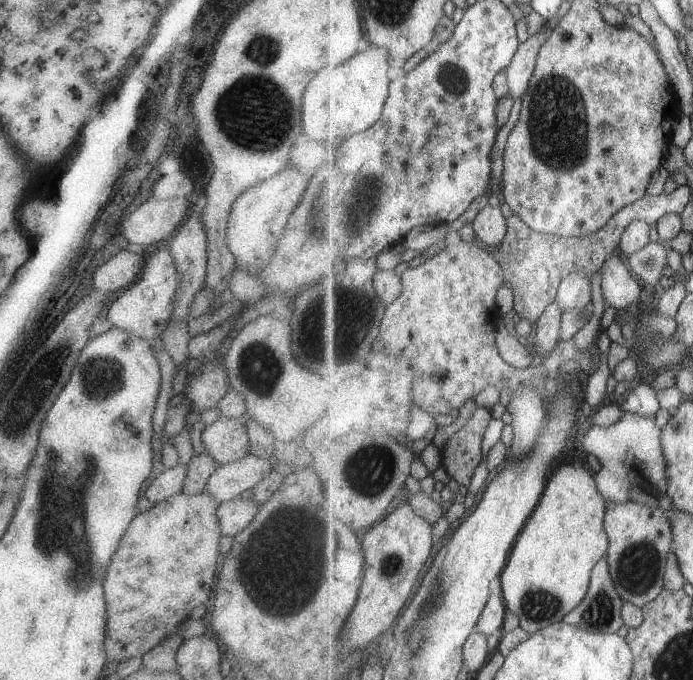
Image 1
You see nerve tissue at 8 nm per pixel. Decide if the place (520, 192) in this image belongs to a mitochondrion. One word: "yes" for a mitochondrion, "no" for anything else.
no

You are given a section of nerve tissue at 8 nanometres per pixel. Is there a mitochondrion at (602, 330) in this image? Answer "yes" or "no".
no

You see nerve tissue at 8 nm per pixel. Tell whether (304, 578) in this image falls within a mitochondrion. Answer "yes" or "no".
yes

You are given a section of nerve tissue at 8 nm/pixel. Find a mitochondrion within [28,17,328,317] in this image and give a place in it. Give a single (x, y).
(258, 117)

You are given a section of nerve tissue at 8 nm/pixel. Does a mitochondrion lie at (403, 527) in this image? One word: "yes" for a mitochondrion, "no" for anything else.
no

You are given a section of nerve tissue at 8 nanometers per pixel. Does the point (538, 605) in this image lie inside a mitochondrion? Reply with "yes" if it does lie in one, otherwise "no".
yes

